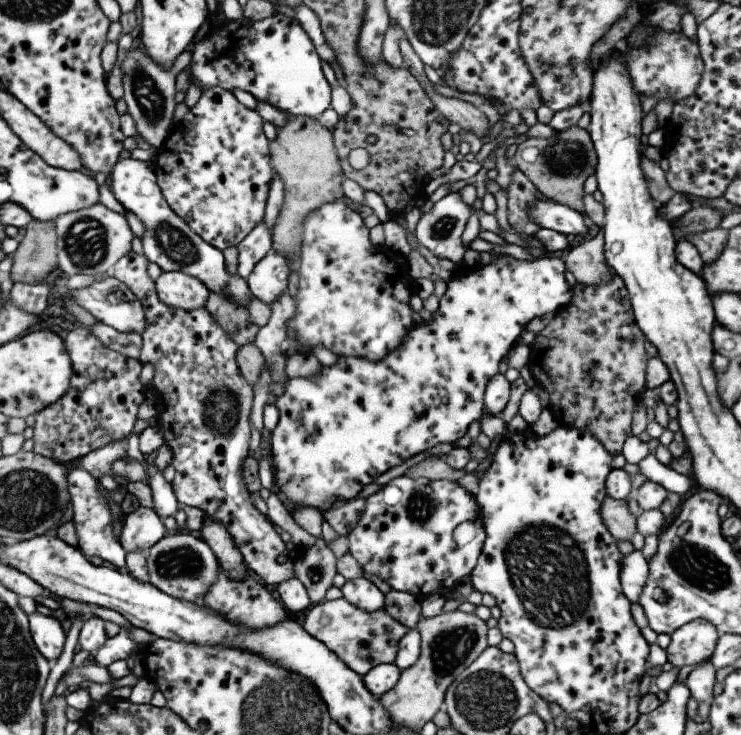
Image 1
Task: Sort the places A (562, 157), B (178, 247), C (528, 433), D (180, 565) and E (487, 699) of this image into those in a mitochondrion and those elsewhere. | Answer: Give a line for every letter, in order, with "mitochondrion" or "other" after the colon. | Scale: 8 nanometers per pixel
A: mitochondrion
B: mitochondrion
C: other
D: mitochondrion
E: mitochondrion

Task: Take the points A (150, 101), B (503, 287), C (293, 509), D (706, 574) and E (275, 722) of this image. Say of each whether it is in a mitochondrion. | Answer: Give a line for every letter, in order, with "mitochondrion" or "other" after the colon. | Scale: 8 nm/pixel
A: mitochondrion
B: other
C: other
D: mitochondrion
E: mitochondrion

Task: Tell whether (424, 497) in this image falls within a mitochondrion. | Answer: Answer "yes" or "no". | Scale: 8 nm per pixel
yes

